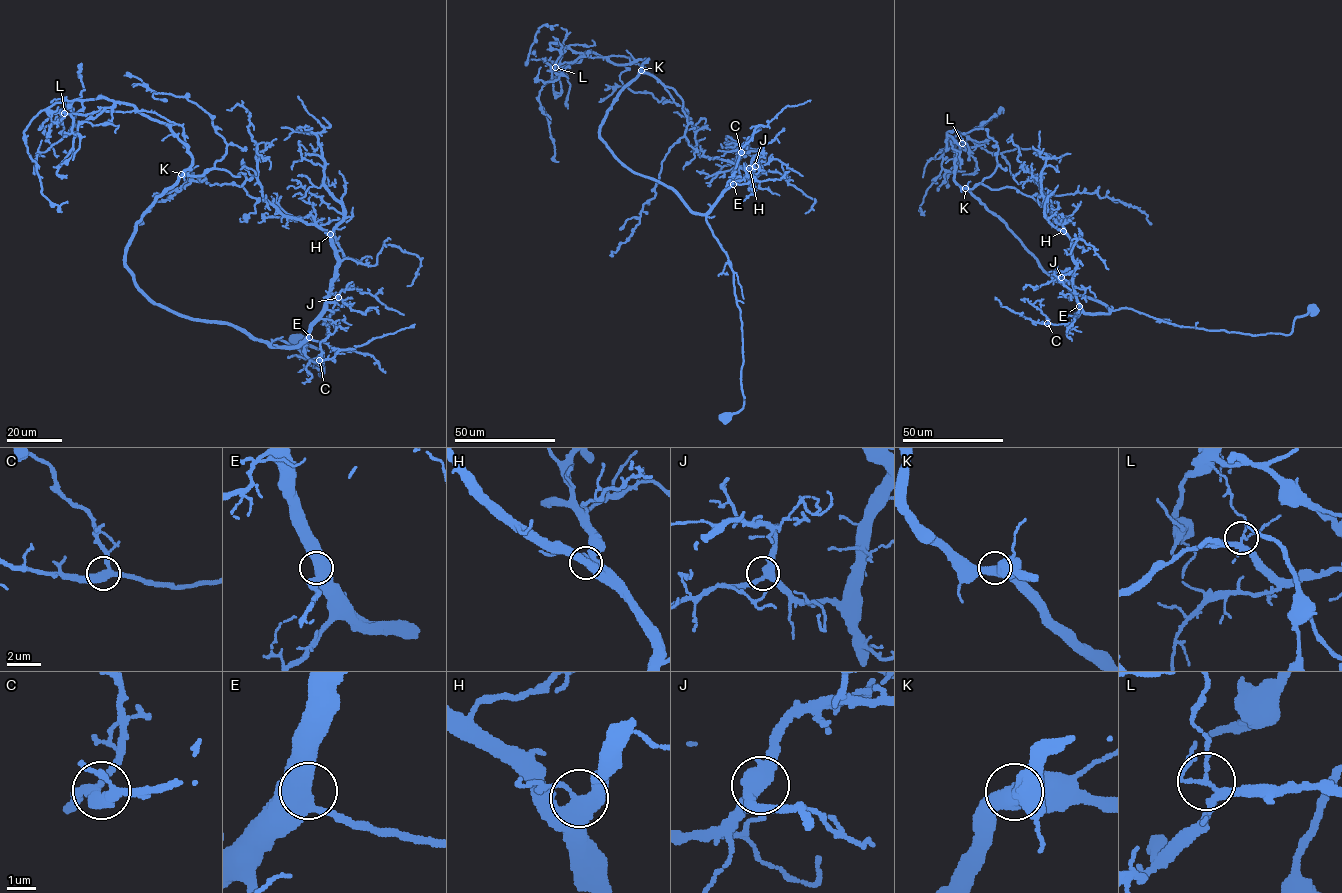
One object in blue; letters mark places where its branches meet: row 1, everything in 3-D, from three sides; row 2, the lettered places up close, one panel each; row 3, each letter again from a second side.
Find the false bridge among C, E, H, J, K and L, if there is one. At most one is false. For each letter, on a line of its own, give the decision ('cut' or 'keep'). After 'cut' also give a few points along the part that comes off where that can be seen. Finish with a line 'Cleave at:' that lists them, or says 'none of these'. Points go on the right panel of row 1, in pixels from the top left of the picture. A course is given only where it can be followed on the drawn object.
C: keep
E: keep
H: keep
J: keep
K: keep
L: cut | (962, 143), (950, 141), (952, 149), (959, 154), (960, 168)
Cleave at: L

